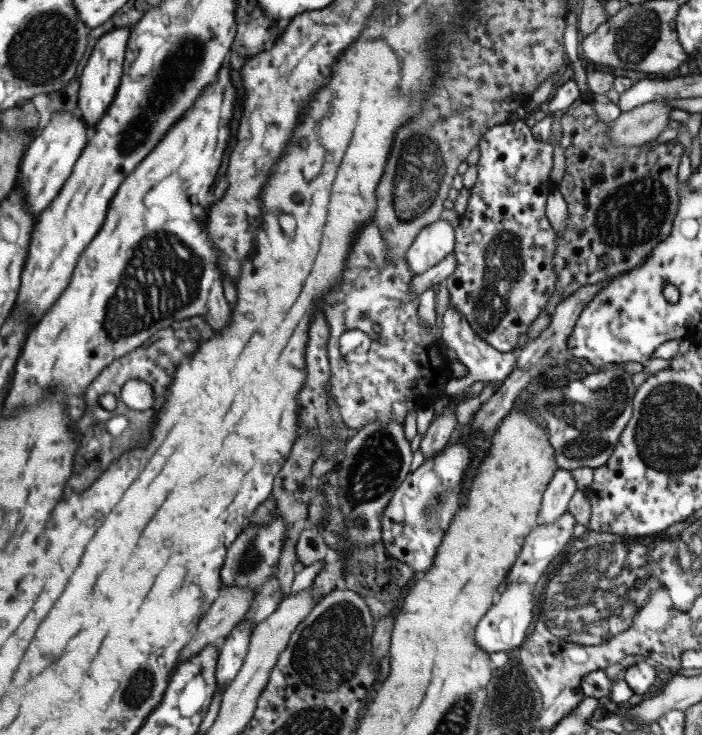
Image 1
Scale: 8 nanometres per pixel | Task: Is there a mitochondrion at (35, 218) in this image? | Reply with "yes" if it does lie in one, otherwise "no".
no

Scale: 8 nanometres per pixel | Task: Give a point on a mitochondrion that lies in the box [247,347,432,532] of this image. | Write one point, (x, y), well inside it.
(377, 460)

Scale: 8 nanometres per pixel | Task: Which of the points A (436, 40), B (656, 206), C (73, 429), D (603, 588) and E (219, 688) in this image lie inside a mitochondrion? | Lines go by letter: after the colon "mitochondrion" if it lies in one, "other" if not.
A: other
B: mitochondrion
C: other
D: mitochondrion
E: other

